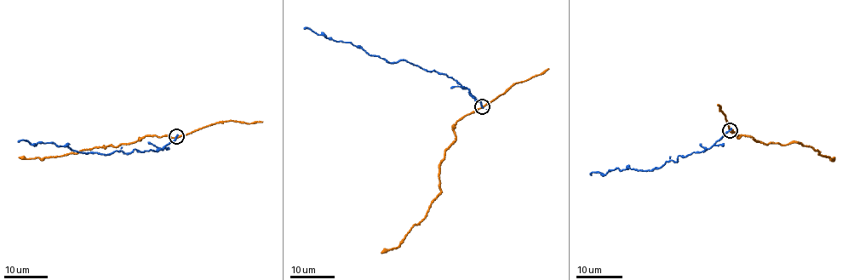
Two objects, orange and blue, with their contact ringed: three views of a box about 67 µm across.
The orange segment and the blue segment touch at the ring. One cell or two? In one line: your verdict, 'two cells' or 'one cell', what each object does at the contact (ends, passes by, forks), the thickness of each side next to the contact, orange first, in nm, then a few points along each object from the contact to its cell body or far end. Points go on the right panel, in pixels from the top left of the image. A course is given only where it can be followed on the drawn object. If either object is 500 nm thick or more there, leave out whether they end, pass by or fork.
two cells; orange passes by; blue ends; calibres 240 and 260 nm; course orange (730, 130), (766, 144), (798, 143), (813, 146), (818, 154), (833, 160); course blue (730, 130), (709, 148), (679, 156), (677, 161), (667, 161), (660, 167), (591, 174)

